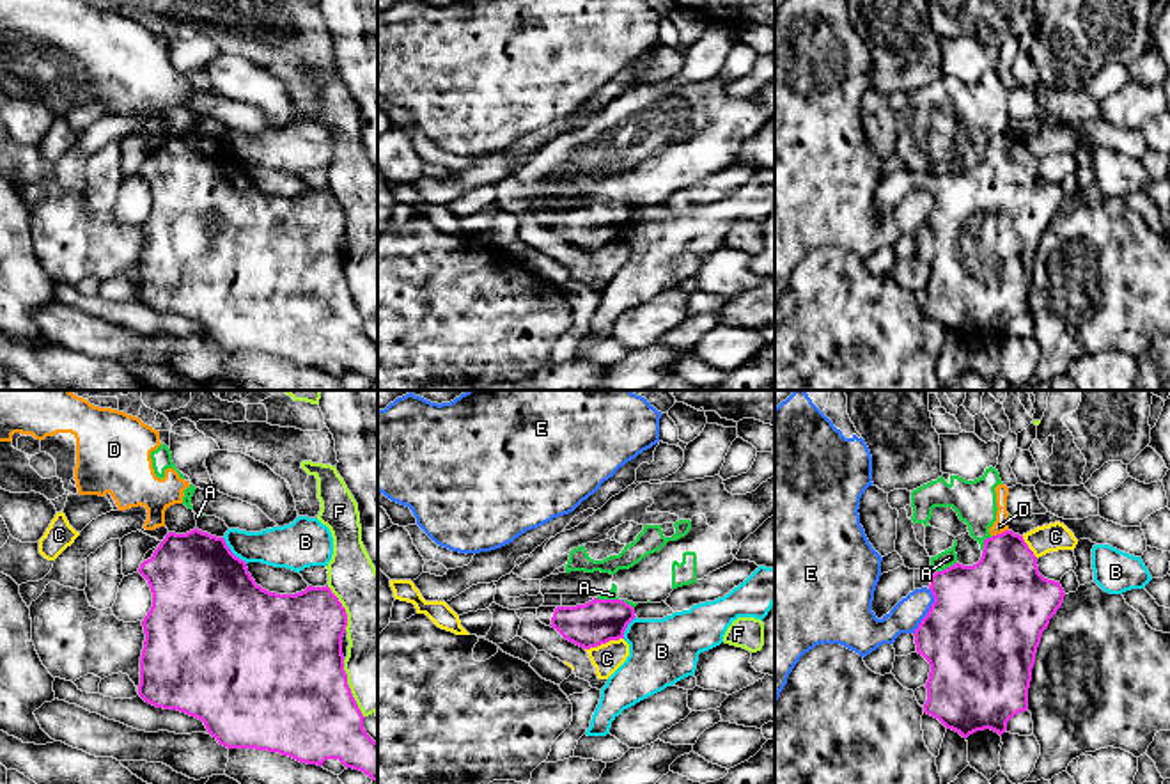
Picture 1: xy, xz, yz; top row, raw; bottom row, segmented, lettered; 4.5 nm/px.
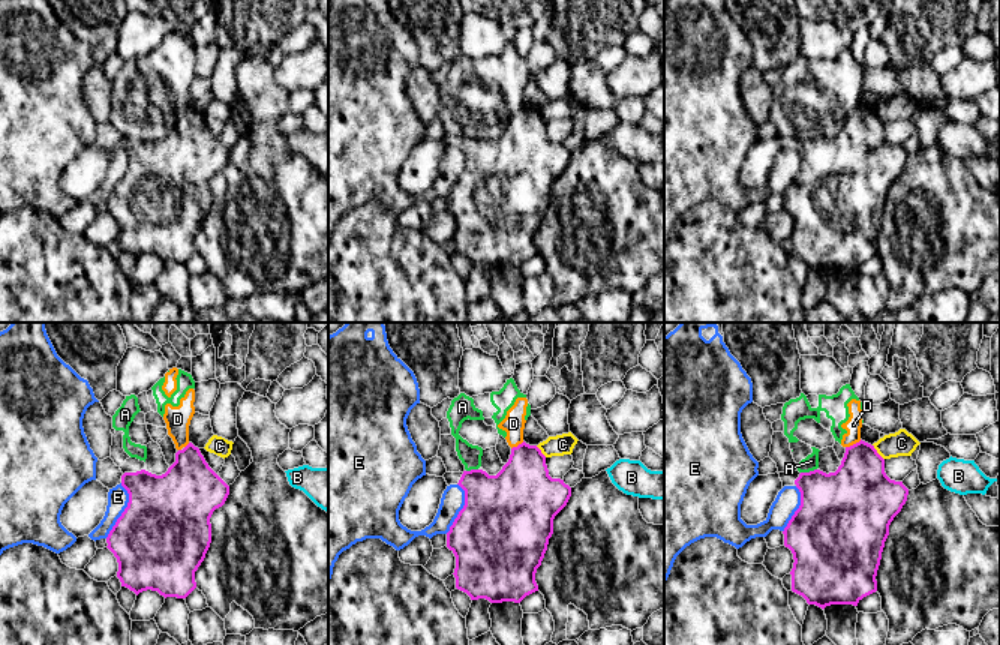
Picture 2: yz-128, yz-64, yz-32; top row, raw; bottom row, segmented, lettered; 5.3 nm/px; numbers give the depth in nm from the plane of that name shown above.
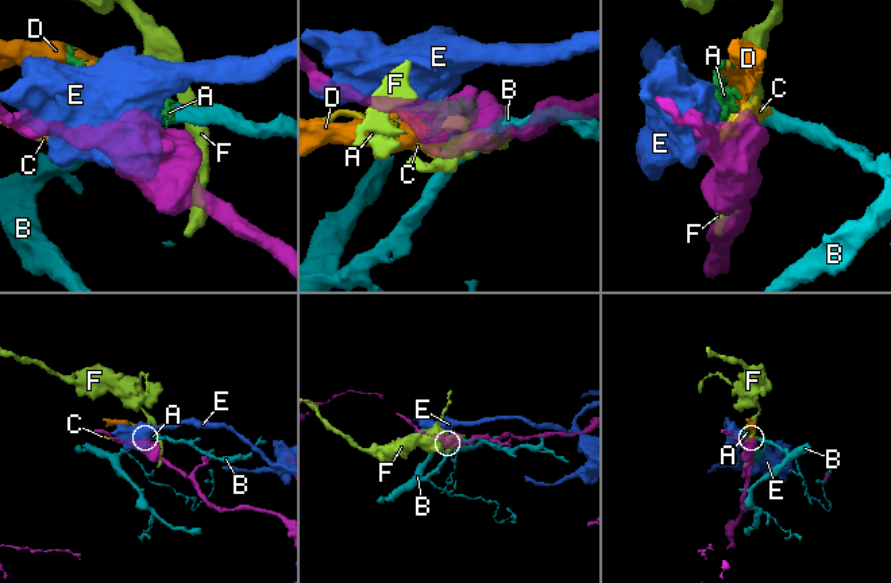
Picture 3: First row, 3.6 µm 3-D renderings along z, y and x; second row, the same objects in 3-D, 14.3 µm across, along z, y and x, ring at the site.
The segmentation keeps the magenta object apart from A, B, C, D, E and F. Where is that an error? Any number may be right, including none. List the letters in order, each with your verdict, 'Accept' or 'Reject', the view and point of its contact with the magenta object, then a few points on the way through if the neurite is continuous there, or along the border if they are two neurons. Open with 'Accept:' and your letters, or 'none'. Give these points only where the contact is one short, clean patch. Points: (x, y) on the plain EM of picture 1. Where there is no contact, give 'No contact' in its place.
Accept: none
A: Reject. Touches magenta at yz (947, 171). Boundary: yz (956, 164), (936, 174)
B: Reject. Touches magenta at xy (231, 155). Boundary: xy (222, 141), (247, 165)
C: Reject. Touches magenta at xz (603, 245). Boundary: xz (623, 240), (585, 252)
D: Reject. Touches magenta at yz (1002, 135). Boundary: yz (1007, 132), (993, 139)
E: Reject. Touches magenta at yz (929, 213)
F: Reject. Touches magenta at xy (344, 211)

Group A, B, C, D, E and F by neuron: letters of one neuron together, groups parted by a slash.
A D / B / C / E / F

